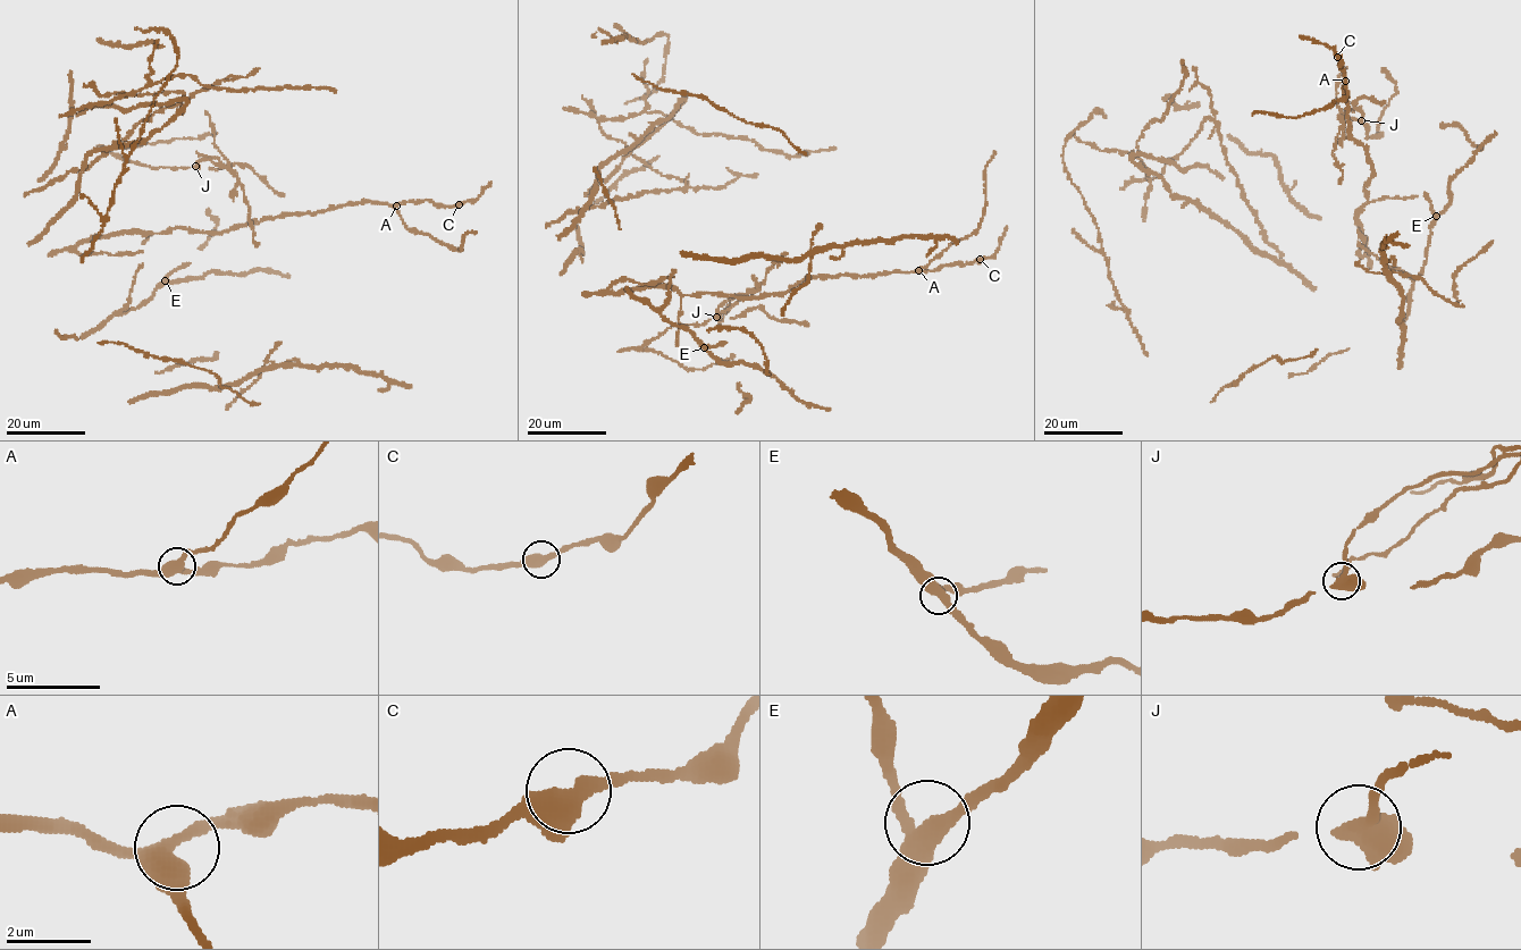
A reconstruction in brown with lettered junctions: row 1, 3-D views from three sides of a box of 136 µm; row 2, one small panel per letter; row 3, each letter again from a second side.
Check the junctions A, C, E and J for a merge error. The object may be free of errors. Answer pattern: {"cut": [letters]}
{"cut": ["J"]}

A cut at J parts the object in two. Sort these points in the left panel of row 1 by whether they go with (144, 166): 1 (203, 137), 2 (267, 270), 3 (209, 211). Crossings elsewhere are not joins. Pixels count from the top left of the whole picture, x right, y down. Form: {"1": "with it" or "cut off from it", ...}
{"1": "with it", "2": "with it", "3": "with it"}

